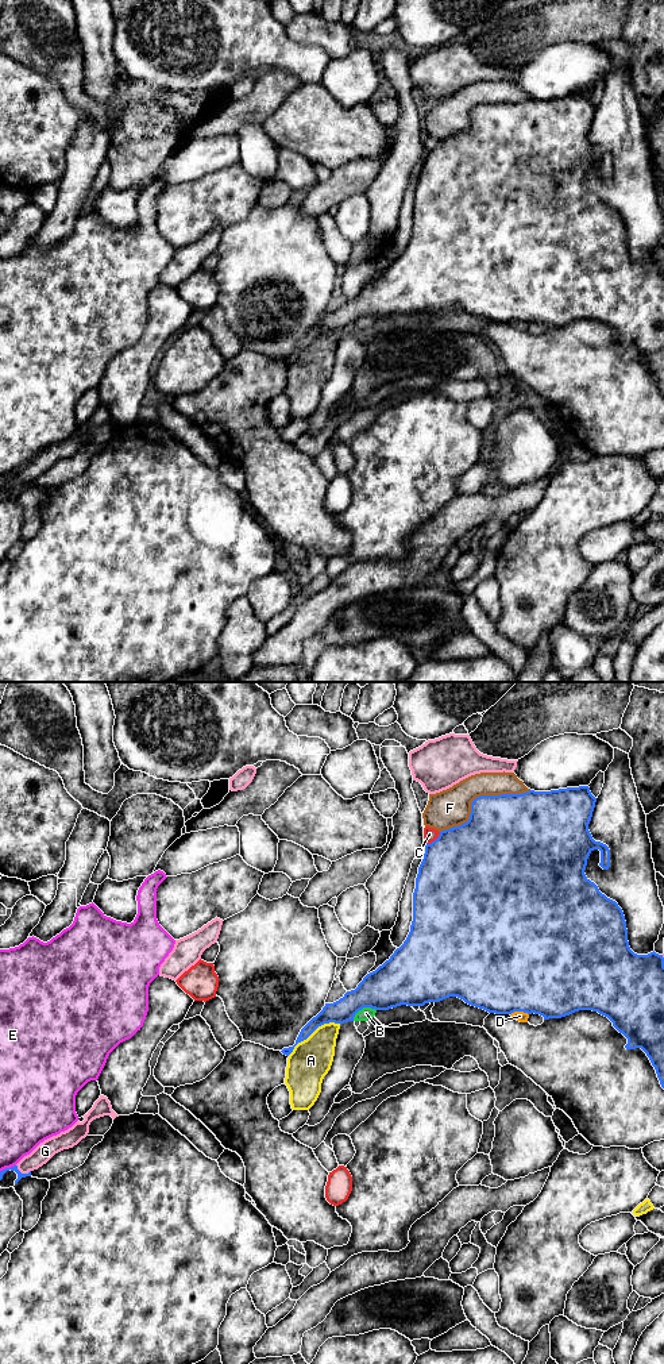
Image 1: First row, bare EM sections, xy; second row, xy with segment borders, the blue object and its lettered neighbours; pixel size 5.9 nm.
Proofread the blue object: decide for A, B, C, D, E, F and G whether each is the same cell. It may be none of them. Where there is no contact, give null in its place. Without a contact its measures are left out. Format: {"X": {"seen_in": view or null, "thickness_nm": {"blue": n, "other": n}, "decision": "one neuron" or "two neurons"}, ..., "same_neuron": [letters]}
{"A": {"seen_in": "xy", "thickness_nm": {"blue": 140, "other": 240}, "decision": "two neurons"}, "B": {"seen_in": "xy", "thickness_nm": {"blue": 260, "other": 80}, "decision": "two neurons"}, "C": {"seen_in": "xy", "thickness_nm": {"blue": 500, "other": 80}, "decision": "two neurons"}, "D": {"seen_in": "xy", "thickness_nm": {"blue": 500, "other": 60}, "decision": "two neurons"}, "E": {"seen_in": "xy", "thickness_nm": {"blue": 40, "other": 280}, "decision": "two neurons"}, "F": {"seen_in": "xy", "thickness_nm": {"blue": 440, "other": 220}, "decision": "two neurons"}, "G": {"seen_in": "xy", "thickness_nm": {"blue": 40, "other": 110}, "decision": "two neurons"}, "same_neuron": []}

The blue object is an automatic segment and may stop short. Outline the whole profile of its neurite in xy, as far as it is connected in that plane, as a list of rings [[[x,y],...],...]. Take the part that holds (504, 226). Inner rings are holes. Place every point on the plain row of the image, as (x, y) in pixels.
[[[588,95],[567,96],[551,100],[529,99],[522,103],[480,104],[471,111],[471,122],[467,131],[441,139],[439,146],[425,154],[425,162],[418,176],[416,197],[413,201],[413,230],[404,253],[394,259],[389,269],[375,280],[367,282],[355,298],[347,300],[333,312],[325,312],[323,319],[313,325],[300,340],[296,352],[281,361],[289,365],[294,355],[306,348],[319,335],[329,331],[344,332],[354,330],[355,323],[363,316],[389,319],[401,313],[424,315],[429,311],[440,311],[449,305],[458,305],[466,312],[495,323],[511,323],[524,320],[540,323],[544,328],[561,327],[579,319],[592,319],[607,325],[613,335],[628,347],[626,358],[641,357],[656,378],[664,397],[664,266],[655,259],[648,263],[634,262],[628,250],[626,230],[618,212],[591,190],[586,182],[587,167],[594,158],[601,159],[599,174],[610,176],[610,158],[606,153],[595,150],[588,139],[597,107]]]

